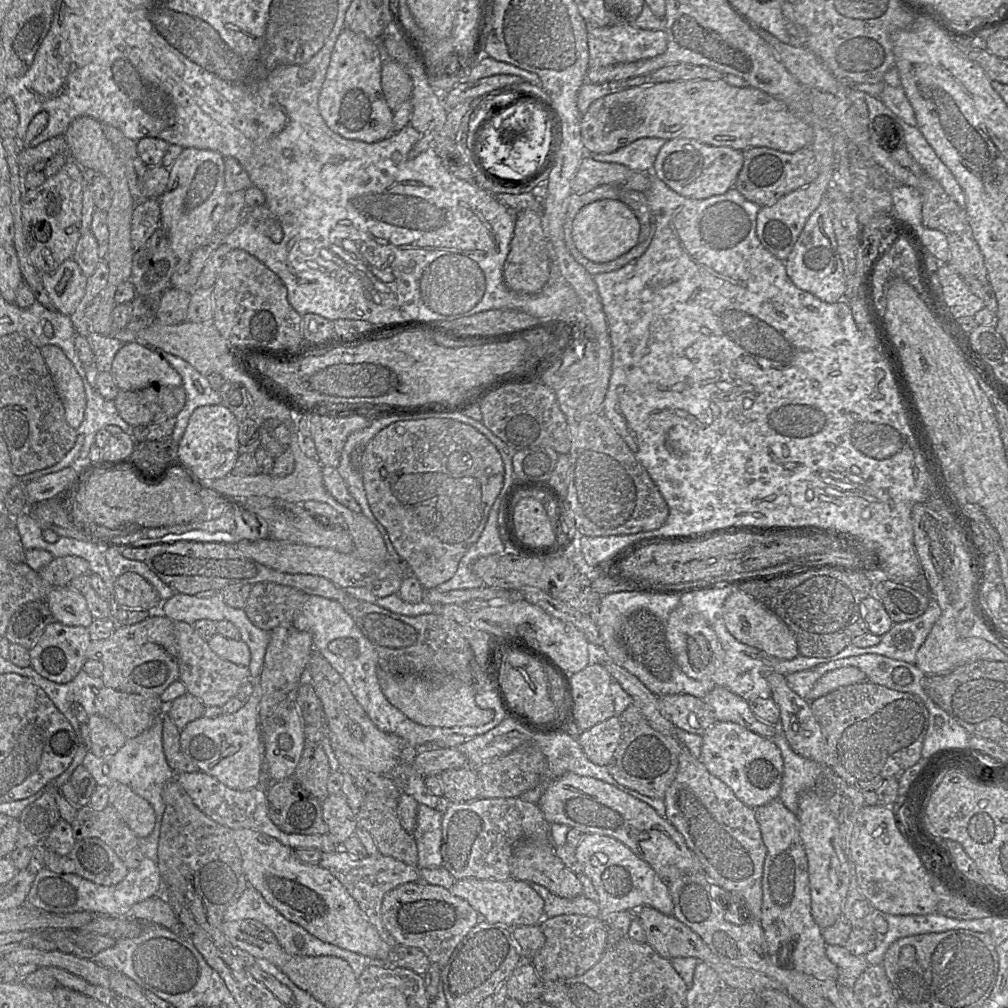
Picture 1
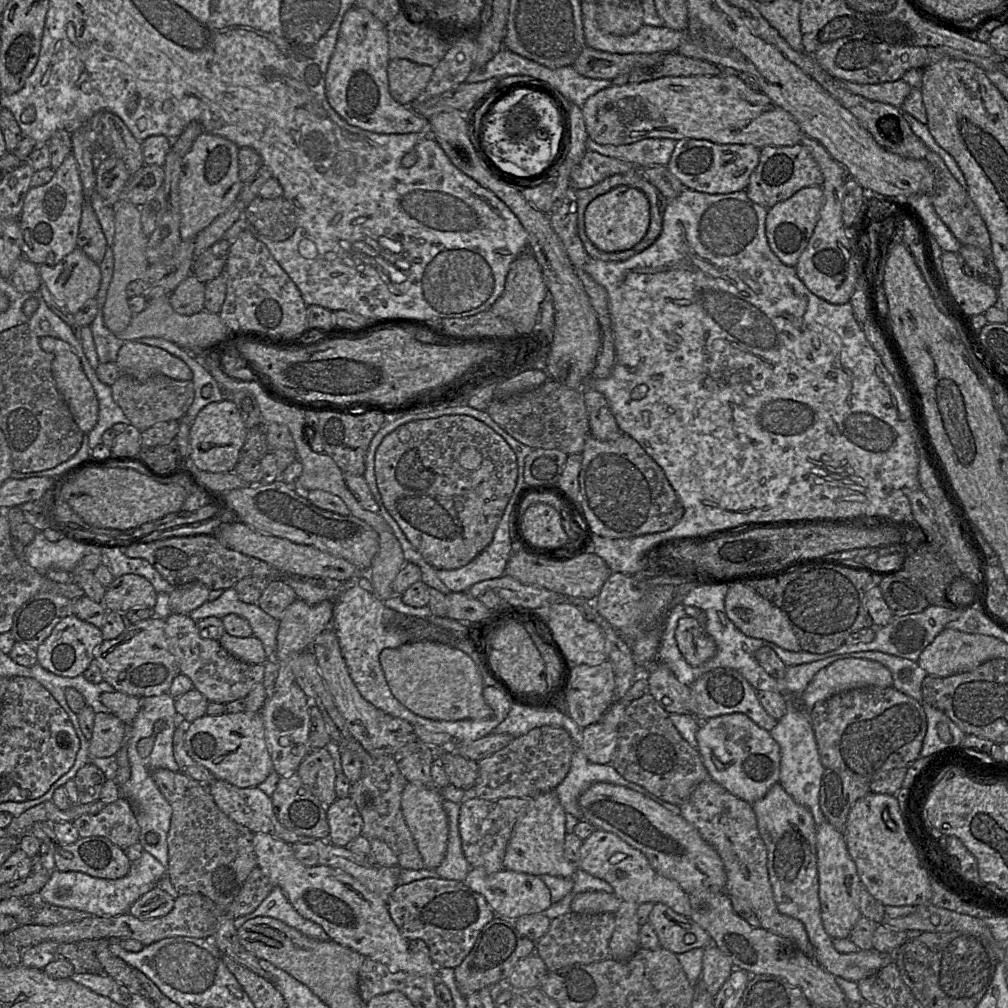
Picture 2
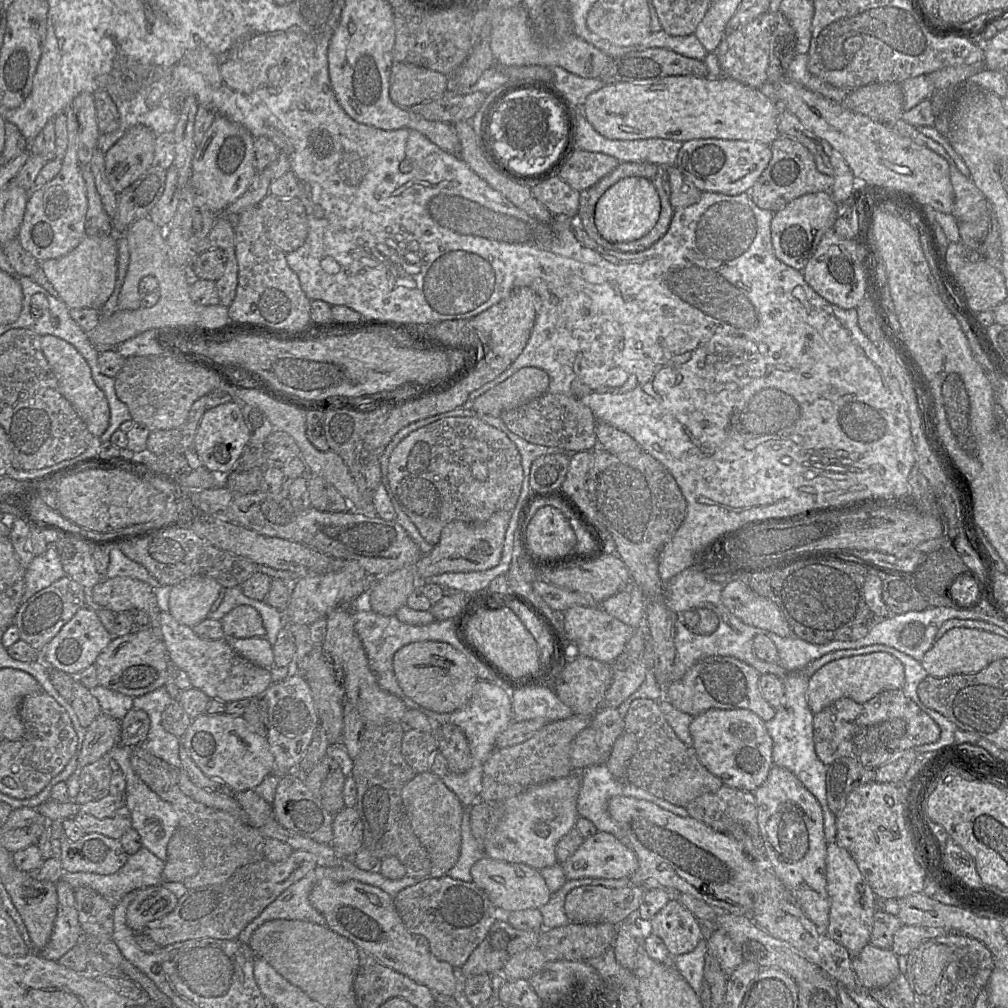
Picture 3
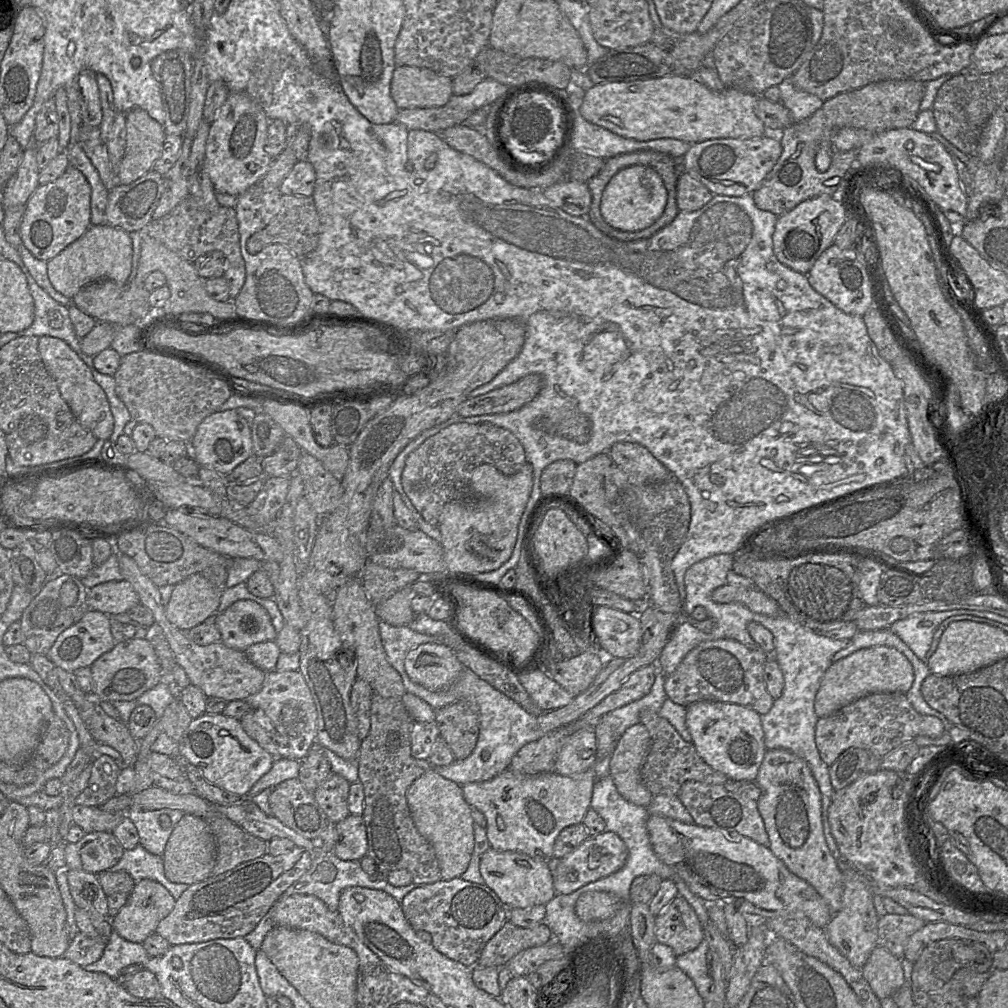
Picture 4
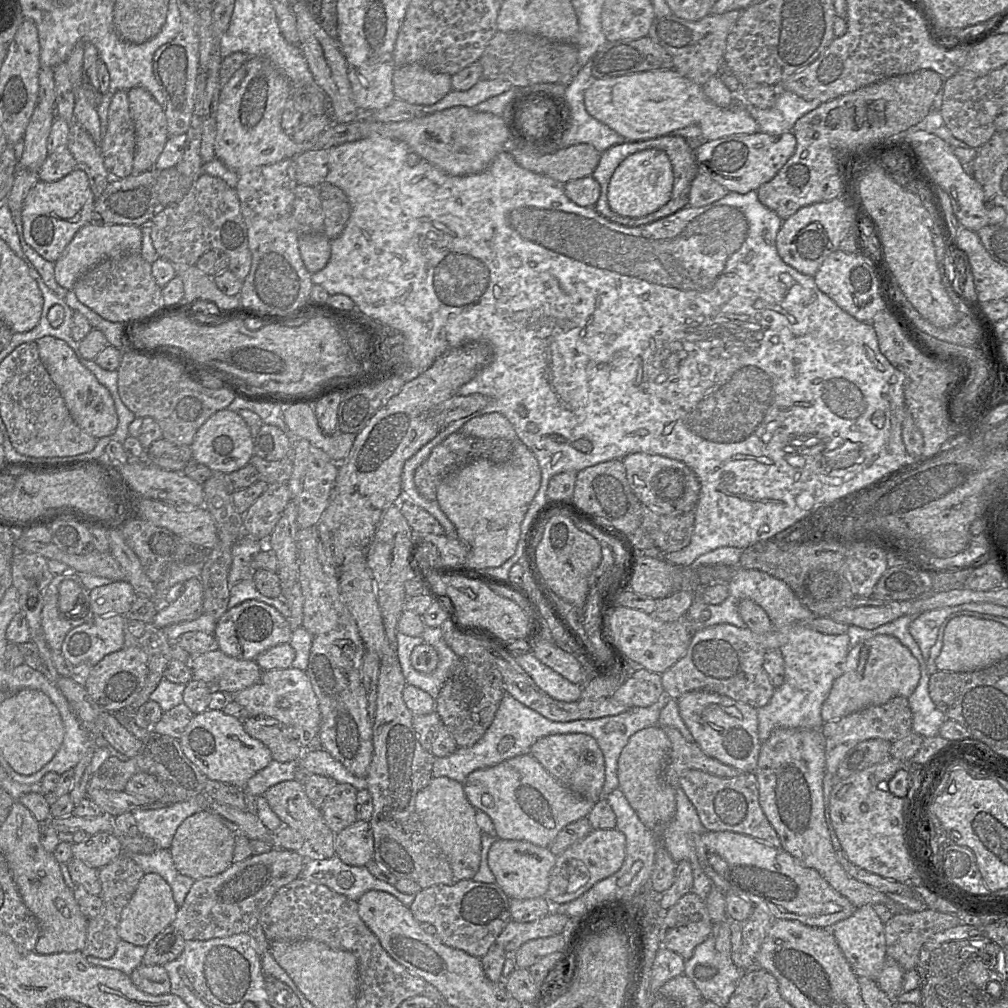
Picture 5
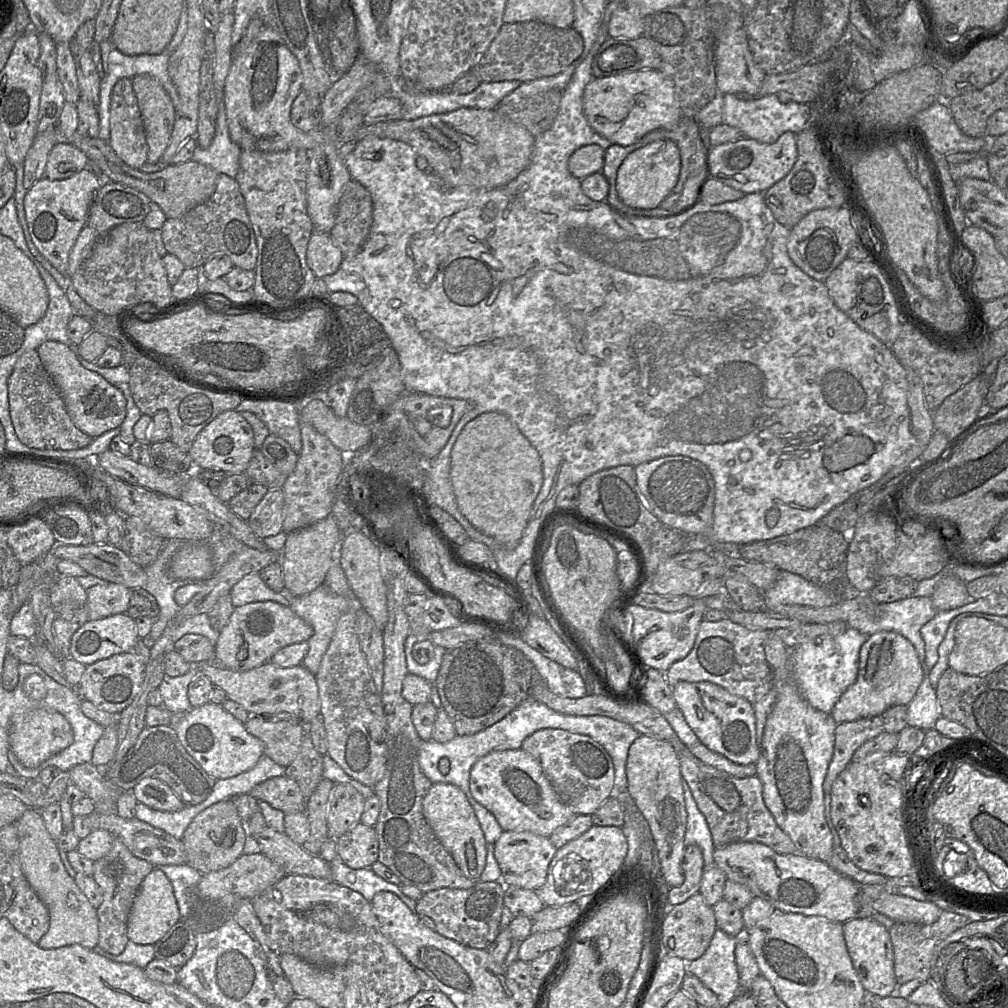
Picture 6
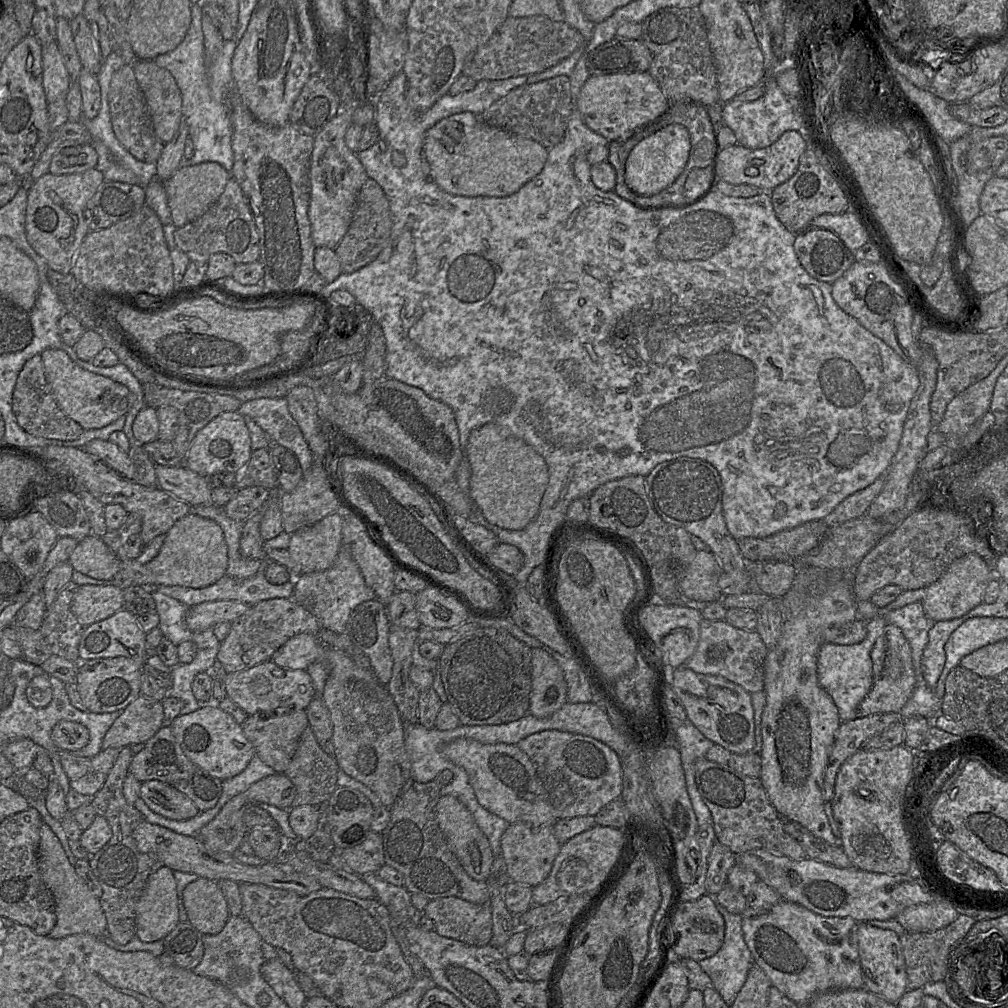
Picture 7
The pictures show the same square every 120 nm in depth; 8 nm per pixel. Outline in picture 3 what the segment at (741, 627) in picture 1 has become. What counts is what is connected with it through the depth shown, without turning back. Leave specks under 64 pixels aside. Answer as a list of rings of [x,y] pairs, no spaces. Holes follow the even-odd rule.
[[[730,579],[723,584],[721,600],[746,625],[768,630],[781,637],[794,636],[779,607],[755,593],[741,580]]]

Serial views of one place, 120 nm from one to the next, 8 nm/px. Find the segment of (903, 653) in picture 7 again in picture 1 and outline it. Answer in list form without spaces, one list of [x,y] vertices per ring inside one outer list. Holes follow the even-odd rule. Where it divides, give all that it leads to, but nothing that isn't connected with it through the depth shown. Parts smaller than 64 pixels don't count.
[[[857,667],[835,669],[821,676],[808,694],[808,700],[815,700],[838,688],[866,681],[866,674]]]

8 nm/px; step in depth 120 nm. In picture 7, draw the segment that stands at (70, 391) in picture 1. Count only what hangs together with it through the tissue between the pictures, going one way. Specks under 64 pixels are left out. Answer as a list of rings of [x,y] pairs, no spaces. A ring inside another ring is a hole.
[[[46,349],[41,353],[44,374],[60,409],[84,430],[103,428],[126,415],[136,401],[127,386],[108,377],[78,366],[61,349]]]

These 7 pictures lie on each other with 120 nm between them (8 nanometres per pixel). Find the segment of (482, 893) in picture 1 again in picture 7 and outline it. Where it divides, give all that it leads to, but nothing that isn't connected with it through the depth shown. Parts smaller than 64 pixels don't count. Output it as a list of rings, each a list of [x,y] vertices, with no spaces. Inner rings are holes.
[[[524,822],[510,824],[501,838],[501,856],[510,881],[530,887],[540,884],[549,875],[560,847],[551,826],[536,827]]]

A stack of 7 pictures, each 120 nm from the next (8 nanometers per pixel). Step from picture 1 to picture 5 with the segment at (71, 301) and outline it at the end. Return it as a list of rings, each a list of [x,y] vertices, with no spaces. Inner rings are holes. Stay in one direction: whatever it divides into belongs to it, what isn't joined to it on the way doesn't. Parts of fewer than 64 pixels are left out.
[[[86,224],[75,234],[62,255],[54,263],[55,279],[61,287],[68,291],[72,290],[77,280],[97,264],[111,256],[140,253],[141,244],[142,230],[139,226]]]

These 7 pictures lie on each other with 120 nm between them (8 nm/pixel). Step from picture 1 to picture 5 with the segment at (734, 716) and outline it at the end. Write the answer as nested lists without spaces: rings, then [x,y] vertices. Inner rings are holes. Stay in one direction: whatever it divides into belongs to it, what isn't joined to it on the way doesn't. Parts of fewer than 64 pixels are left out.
[[[718,624],[695,631],[684,656],[661,675],[664,692],[677,700],[687,692],[704,690],[728,696],[756,709],[763,707],[775,690],[763,668],[764,656],[779,647],[779,634],[774,629],[757,634],[749,628]]]

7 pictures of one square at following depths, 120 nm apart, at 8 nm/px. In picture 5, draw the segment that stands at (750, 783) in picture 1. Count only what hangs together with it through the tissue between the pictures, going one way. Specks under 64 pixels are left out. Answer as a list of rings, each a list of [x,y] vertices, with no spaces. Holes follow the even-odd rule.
[[[704,690],[687,692],[677,701],[685,725],[706,755],[741,773],[754,773],[762,744],[758,736],[756,708],[728,696]]]

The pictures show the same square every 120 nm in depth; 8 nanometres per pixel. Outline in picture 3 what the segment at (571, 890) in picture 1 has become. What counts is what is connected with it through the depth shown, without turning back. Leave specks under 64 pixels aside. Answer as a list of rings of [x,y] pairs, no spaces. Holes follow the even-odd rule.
[[[573,772],[564,778],[550,780],[545,783],[534,786],[532,788],[529,788],[528,790],[524,791],[523,793],[521,793],[517,796],[514,796],[512,798],[509,798],[507,800],[504,800],[503,802],[487,802],[487,803],[502,803],[503,816],[502,816],[500,822],[498,823],[498,825],[494,829],[488,830],[486,839],[484,841],[485,856],[492,858],[494,860],[505,861],[505,862],[509,862],[509,863],[525,864],[525,865],[530,866],[539,871],[545,867],[550,867],[550,866],[555,865],[557,863],[556,853],[555,853],[556,845],[564,835],[566,835],[572,828],[575,827],[576,820],[579,817],[579,815],[577,813],[577,799],[578,799],[580,786],[581,786],[580,773]]]

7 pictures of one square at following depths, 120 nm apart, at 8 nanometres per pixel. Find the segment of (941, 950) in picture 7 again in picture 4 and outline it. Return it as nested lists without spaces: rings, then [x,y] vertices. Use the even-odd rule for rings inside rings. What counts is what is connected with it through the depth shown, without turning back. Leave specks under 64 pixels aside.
[[[885,914],[878,920],[877,945],[898,958],[904,957],[905,945],[912,934],[927,922],[911,914]]]

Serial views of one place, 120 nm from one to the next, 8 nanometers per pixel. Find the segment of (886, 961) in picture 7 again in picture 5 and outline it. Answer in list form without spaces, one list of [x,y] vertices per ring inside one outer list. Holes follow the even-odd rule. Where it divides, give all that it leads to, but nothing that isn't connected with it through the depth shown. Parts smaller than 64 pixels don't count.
[[[863,905],[848,918],[830,928],[838,946],[857,976],[876,980],[887,958],[884,924],[876,914],[873,905]]]

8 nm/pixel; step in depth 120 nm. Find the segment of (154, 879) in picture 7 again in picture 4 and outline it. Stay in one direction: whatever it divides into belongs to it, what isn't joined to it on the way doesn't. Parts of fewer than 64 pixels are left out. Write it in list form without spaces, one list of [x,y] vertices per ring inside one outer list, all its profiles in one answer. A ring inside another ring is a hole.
[[[143,879],[136,883],[126,904],[112,918],[112,928],[125,940],[143,943],[172,912],[176,901],[159,882]]]

